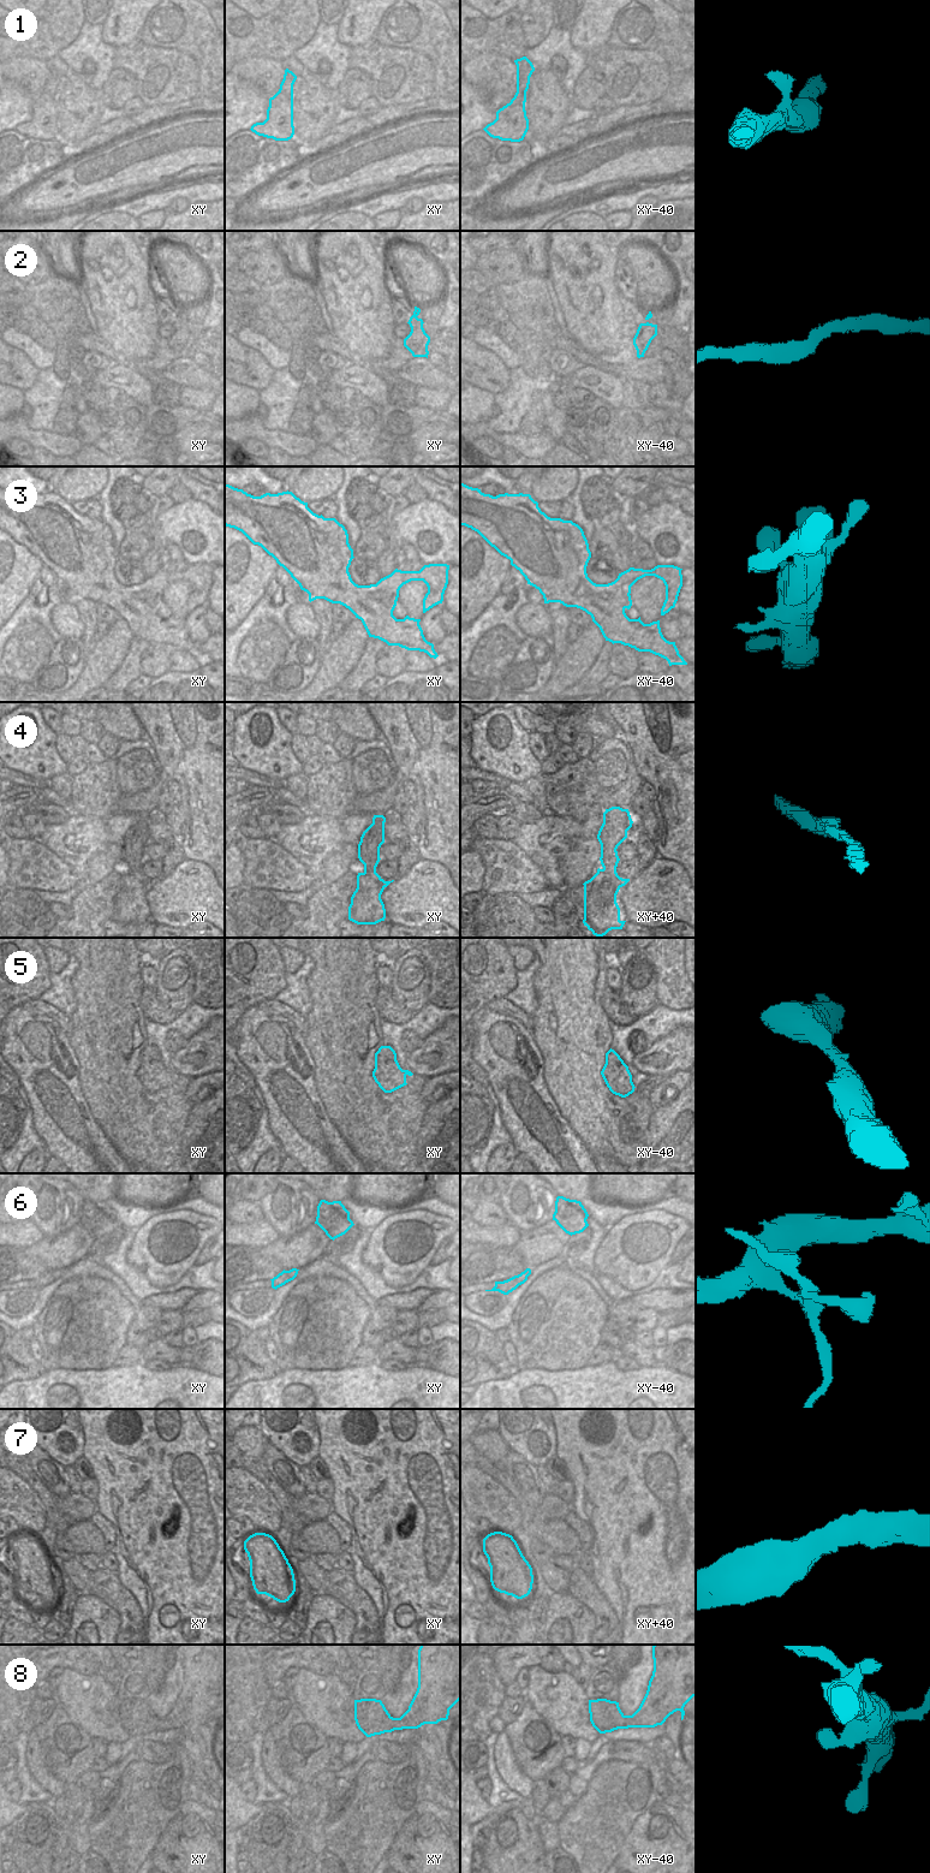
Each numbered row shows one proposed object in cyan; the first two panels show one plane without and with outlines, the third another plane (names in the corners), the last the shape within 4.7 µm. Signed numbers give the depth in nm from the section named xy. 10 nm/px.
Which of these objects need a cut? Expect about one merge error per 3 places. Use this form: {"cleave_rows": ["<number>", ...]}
{"cleave_rows": ["6"]}

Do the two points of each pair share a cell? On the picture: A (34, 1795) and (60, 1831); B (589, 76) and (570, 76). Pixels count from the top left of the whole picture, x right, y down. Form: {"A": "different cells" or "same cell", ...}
{"A": "different cells", "B": "different cells"}

